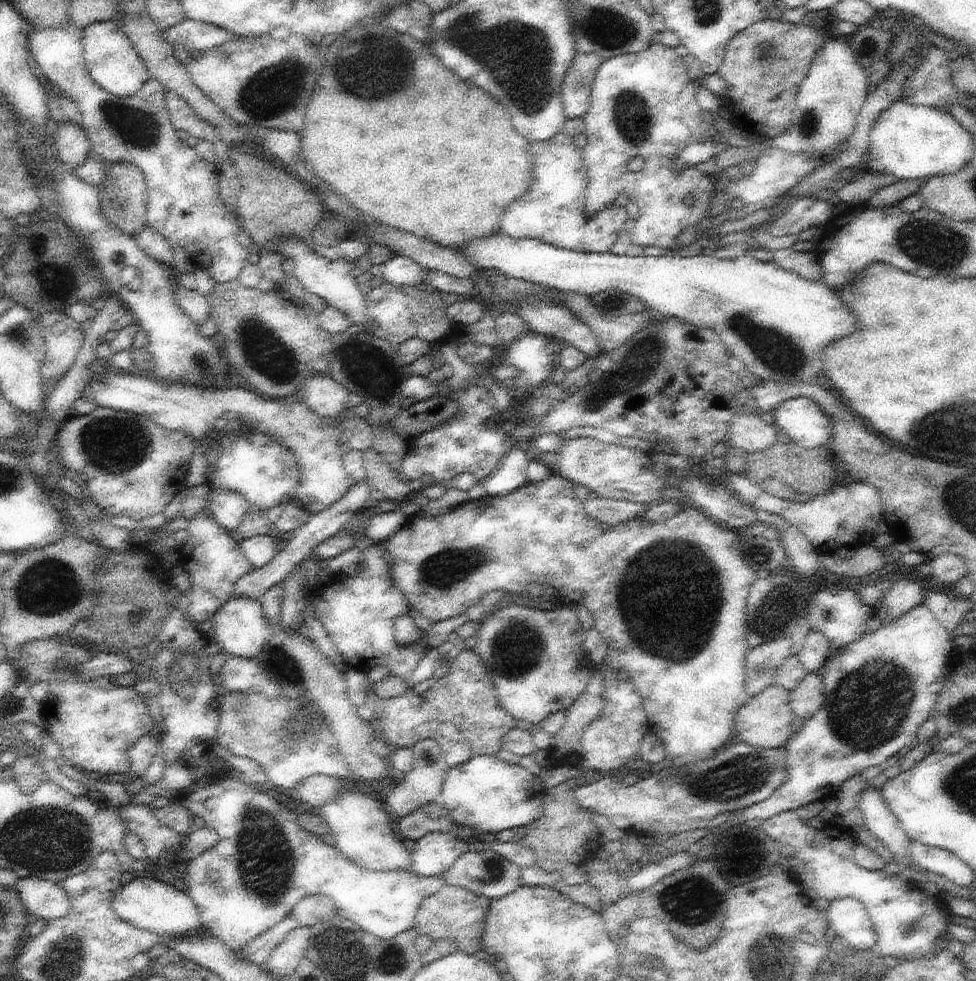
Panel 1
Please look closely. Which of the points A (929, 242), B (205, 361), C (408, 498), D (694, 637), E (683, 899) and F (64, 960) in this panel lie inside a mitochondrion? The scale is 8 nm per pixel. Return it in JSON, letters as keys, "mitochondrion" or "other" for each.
{"A":"mitochondrion","B":"mitochondrion","C":"other","D":"mitochondrion","E":"mitochondrion","F":"mitochondrion"}

